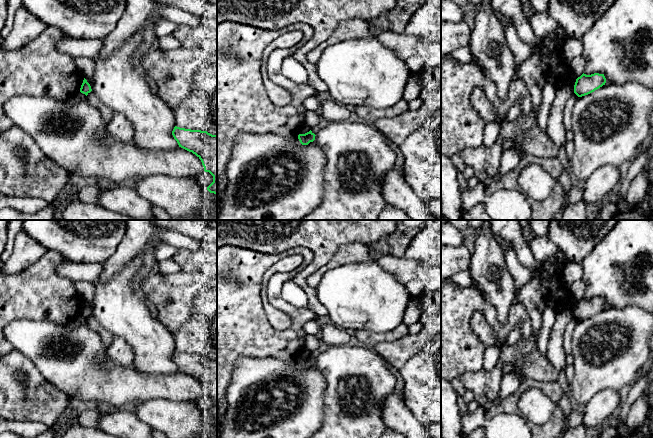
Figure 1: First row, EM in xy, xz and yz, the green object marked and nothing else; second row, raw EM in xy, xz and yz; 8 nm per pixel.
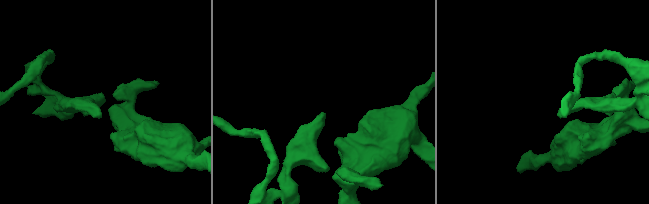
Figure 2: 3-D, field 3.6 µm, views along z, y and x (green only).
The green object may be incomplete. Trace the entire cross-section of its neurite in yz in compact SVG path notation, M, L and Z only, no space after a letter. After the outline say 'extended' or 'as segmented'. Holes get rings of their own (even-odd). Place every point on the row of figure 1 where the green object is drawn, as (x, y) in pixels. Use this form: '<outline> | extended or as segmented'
M594 73L591 75L582 74L576 79L574 93L578 97L588 95L599 89L606 83L604 74Z | as segmented

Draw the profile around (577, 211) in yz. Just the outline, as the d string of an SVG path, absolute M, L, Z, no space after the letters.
M581 200L568 205L563 212L563 220L586 220L586 203Z

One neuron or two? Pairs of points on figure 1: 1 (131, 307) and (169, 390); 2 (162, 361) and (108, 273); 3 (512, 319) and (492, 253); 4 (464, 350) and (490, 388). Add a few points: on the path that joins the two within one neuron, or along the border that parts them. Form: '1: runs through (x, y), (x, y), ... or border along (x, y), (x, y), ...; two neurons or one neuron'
1: border along (179, 371), (165, 375), (143, 375), (139, 372); two neurons
2: border along (128, 261), (109, 279), (100, 280); two neurons
3: border along (487, 301), (495, 308), (496, 317), (504, 323); two neurons
4: border along (482, 369), (467, 371), (459, 376); two neurons

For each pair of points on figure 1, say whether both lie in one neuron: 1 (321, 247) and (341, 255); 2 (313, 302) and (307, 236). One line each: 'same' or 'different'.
1: different
2: same

